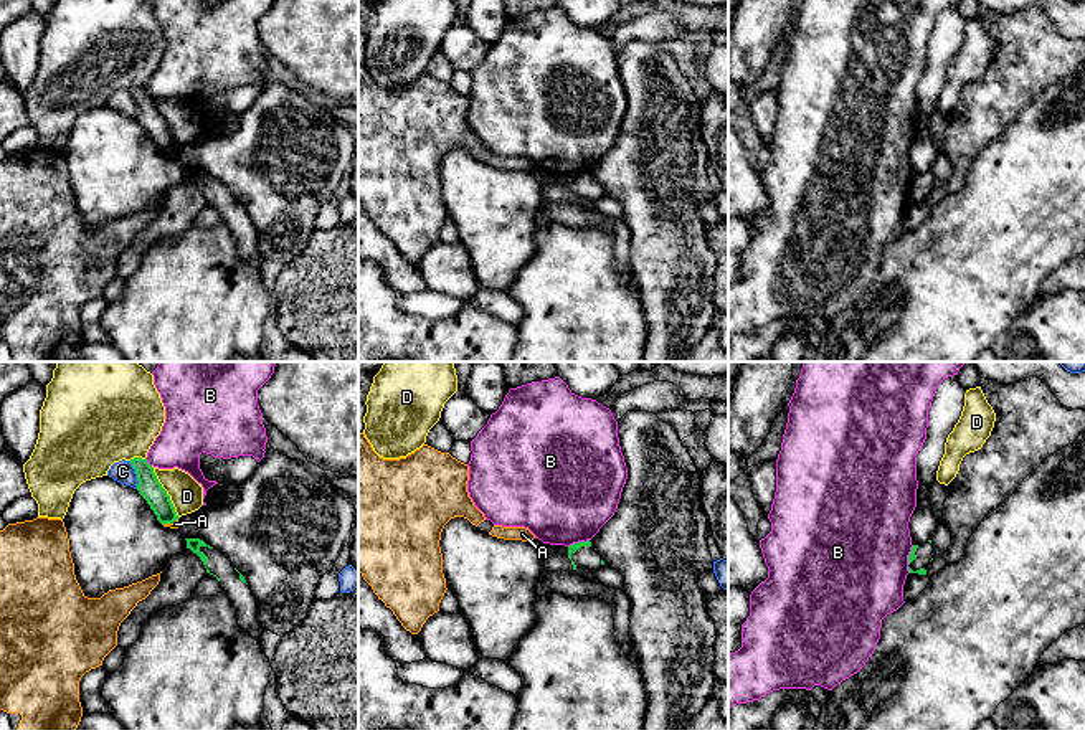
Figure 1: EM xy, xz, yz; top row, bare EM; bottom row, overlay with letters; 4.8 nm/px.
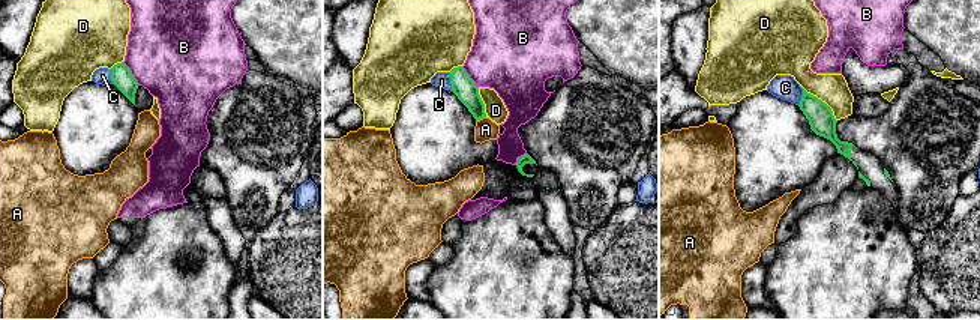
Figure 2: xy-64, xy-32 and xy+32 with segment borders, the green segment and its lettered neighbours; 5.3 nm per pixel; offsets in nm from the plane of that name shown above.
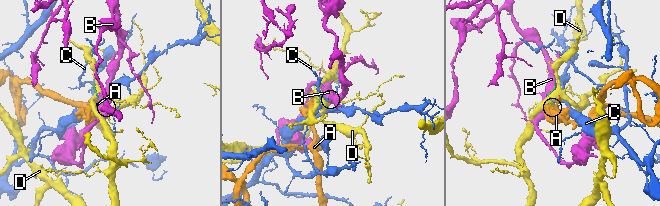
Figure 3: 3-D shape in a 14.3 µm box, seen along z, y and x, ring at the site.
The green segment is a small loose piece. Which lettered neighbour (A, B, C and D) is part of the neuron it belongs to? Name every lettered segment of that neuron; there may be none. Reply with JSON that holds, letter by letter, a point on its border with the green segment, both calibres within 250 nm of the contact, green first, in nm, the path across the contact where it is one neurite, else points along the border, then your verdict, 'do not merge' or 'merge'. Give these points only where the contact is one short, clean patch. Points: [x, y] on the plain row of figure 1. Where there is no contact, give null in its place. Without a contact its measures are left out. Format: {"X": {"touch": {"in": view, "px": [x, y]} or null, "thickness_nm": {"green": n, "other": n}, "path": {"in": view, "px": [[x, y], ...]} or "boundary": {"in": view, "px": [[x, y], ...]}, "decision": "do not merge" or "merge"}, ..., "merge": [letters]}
{"A": {"touch": {"in": "xy", "px": [170, 152]}, "thickness_nm": {"green": 110, "other": 30}, "boundary": {"in": "xy", "px": [[177, 147], [164, 156]]}, "decision": "do not merge"}, "B": {"touch": {"in": "xz", "px": [578, 172]}, "thickness_nm": {"green": 50, "other": 480}, "decision": "do not merge"}, "C": {"touch": {"in": "xy", "px": [136, 103]}, "thickness_nm": {"green": 110, "other": 110}, "decision": "do not merge"}, "D": {"touch": {"in": "xy", "px": [165, 123]}, "thickness_nm": {"green": 110, "other": 160}, "decision": "do not merge"}, "merge": []}

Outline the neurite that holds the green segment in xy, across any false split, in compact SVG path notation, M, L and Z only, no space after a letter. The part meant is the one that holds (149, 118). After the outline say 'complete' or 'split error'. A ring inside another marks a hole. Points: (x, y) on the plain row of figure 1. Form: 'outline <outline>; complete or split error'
outline M134 88L130 89L130 94L137 104L137 121L154 140L157 150L165 155L180 149L175 142L170 126L159 112L154 97L147 92L147 89Z; complete

